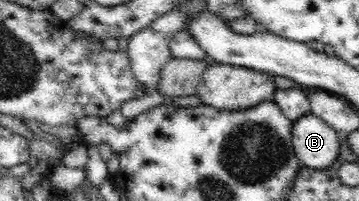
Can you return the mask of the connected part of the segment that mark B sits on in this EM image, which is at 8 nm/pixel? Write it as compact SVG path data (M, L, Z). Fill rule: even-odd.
M305 114L292 123L290 138L295 157L309 170L326 170L340 152L338 133L313 114Z

